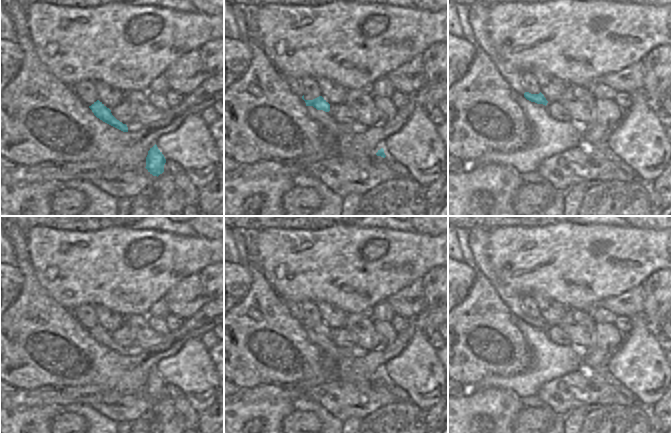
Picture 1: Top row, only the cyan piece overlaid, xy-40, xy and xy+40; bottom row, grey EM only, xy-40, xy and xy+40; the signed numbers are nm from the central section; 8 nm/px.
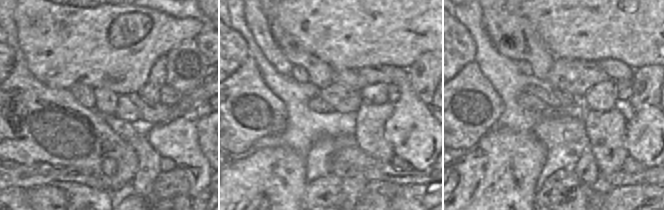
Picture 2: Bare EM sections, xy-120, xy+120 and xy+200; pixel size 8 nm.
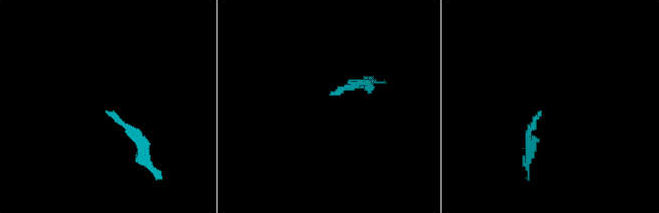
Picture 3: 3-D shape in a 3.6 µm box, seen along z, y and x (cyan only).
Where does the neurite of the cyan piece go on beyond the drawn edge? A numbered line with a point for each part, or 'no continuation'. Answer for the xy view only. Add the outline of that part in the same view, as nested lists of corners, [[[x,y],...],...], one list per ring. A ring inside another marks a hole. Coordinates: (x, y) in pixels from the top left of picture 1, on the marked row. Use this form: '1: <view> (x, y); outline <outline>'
1: xy (294, 83); outline [[[287,76],[285,77],[285,81],[290,87],[290,89],[292,90],[292,92],[302,98],[303,91],[302,91],[302,85],[300,83],[300,80],[297,78],[293,78],[291,76]]]

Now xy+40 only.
1: xy+40 (478, 14); outline [[[475,2],[468,6],[468,21],[472,27],[478,46],[492,59],[504,80],[512,90],[524,96],[526,89],[522,81],[522,72],[503,60],[494,49],[488,33],[490,6]]]

